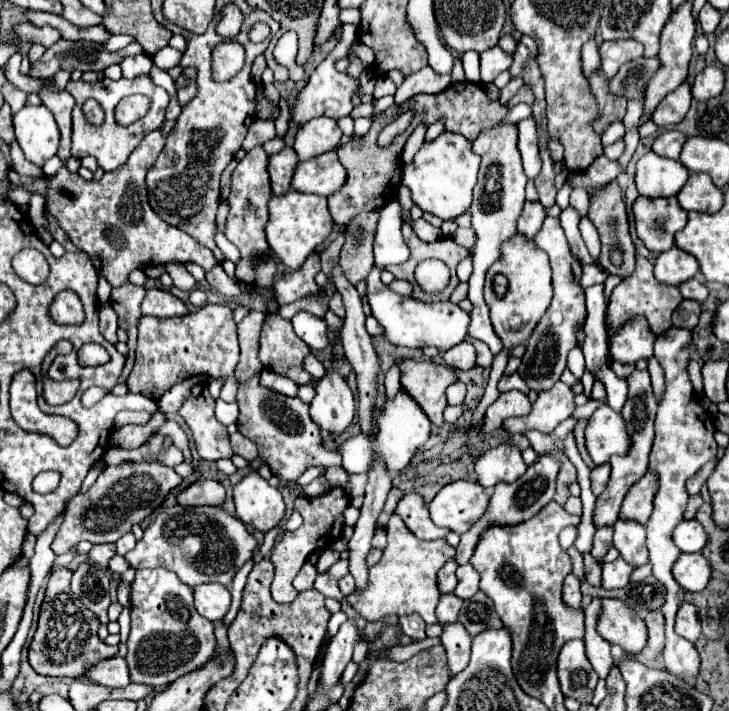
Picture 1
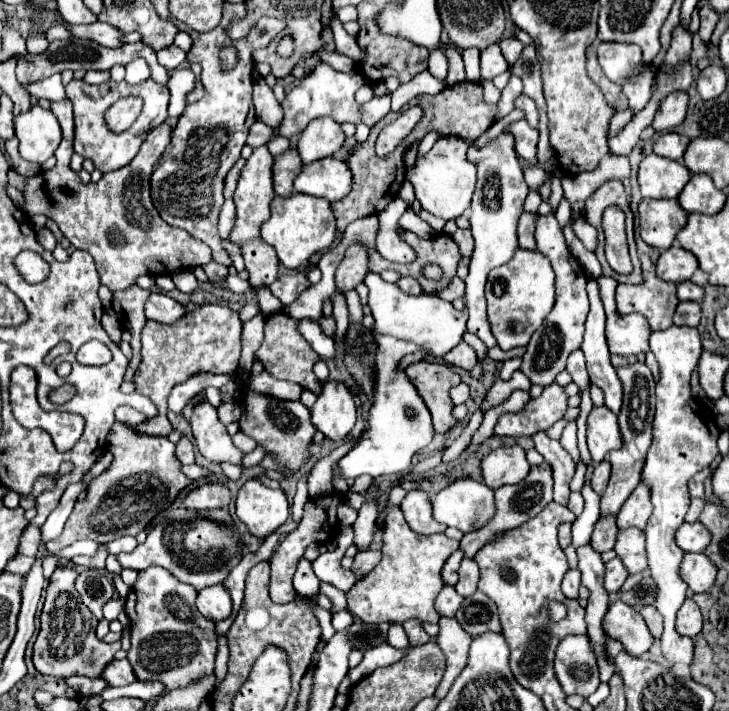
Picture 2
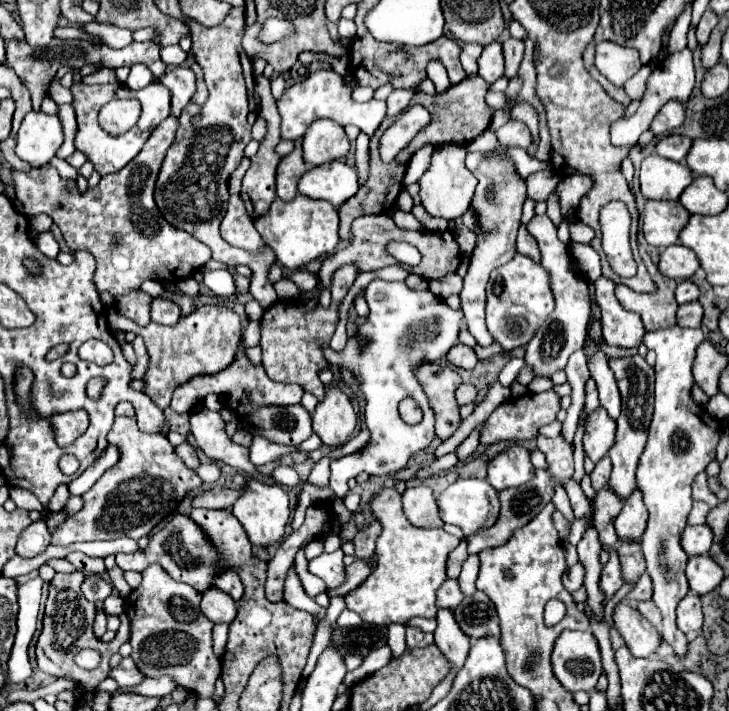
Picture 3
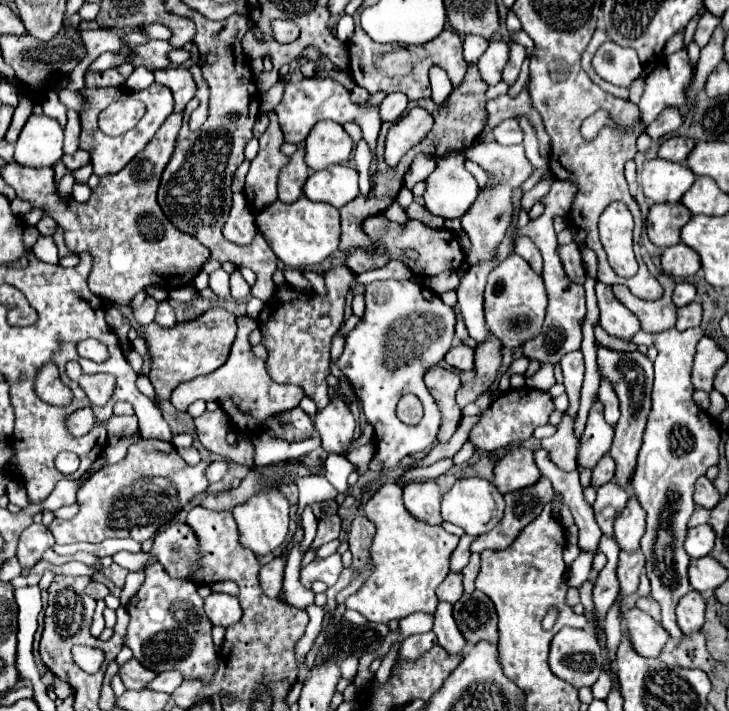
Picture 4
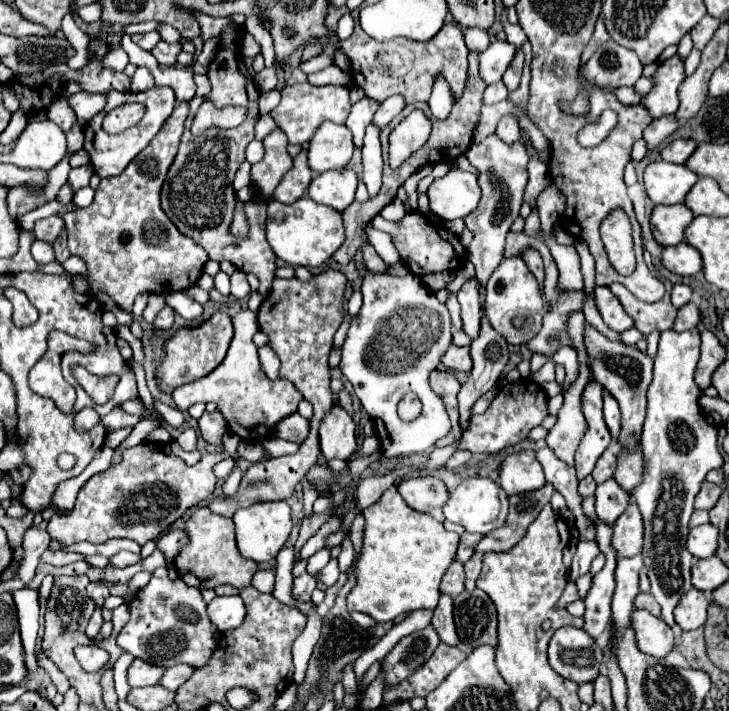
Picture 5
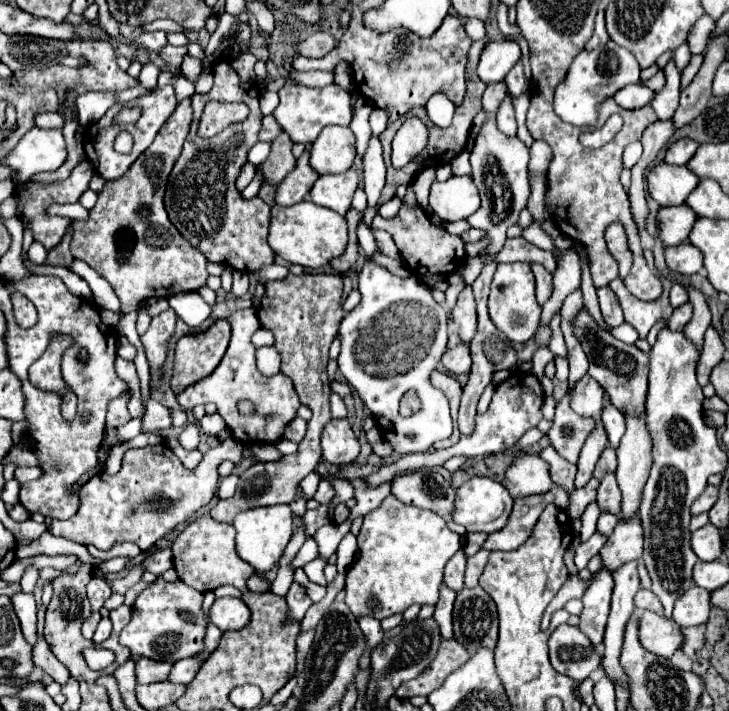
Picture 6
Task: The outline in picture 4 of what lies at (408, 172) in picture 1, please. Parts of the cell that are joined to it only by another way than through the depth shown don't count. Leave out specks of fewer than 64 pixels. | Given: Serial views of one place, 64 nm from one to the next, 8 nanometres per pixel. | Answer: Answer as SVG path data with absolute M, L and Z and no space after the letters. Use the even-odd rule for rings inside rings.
M464 152L436 158L436 168L426 178L424 190L424 206L430 214L442 218L462 218L476 200L478 184L464 168L464 160Z

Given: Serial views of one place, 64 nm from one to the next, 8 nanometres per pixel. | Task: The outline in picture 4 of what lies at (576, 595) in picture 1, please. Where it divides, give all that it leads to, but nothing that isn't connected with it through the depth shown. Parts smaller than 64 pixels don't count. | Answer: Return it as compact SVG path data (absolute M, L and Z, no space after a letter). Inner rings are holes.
M580 552L580 556L574 560L574 564L568 568L568 574L566 574L566 584L570 588L580 588L588 576L590 576L590 570L592 570L592 554L588 552Z

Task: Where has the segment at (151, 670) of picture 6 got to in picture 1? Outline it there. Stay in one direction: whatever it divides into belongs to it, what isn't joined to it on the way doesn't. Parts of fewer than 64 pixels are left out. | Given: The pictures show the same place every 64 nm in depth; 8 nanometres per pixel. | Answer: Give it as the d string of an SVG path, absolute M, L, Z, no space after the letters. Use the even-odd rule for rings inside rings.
M120 656L92 664L92 668L88 668L88 672L84 672L84 676L96 684L112 686L112 688L122 688L122 686L130 684L126 660Z

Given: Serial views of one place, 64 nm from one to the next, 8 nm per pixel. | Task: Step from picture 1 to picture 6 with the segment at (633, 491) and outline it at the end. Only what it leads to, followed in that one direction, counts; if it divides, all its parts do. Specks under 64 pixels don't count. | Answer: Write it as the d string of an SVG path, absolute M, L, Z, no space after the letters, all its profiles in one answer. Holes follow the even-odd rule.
M632 516L630 520L620 518L612 536L602 546L600 556L604 560L604 566L612 572L630 560L640 560L642 558L642 524L640 524L640 518L638 516Z

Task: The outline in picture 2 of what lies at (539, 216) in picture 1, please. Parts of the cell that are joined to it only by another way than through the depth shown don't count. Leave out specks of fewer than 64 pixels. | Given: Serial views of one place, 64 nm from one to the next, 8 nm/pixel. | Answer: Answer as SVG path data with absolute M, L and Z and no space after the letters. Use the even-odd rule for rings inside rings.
M524 212L520 216L520 222L518 222L518 244L520 248L528 248L528 250L536 250L536 242L534 242L534 230L536 230L536 220L538 220L538 212L530 214L530 212Z

